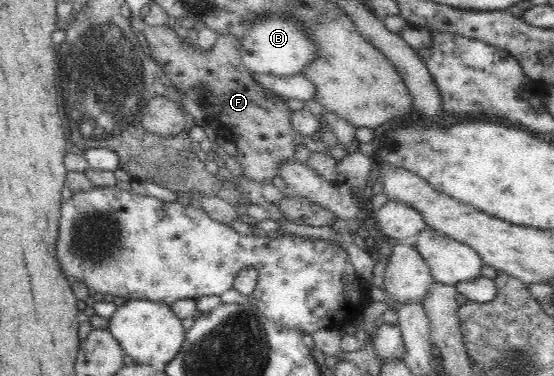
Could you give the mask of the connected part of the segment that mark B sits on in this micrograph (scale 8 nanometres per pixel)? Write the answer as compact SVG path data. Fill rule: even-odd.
M274 16L256 22L247 33L245 40L240 40L240 55L243 64L251 73L261 73L282 77L300 74L300 69L312 61L314 44L308 42L306 34L298 28L296 22L284 16Z

